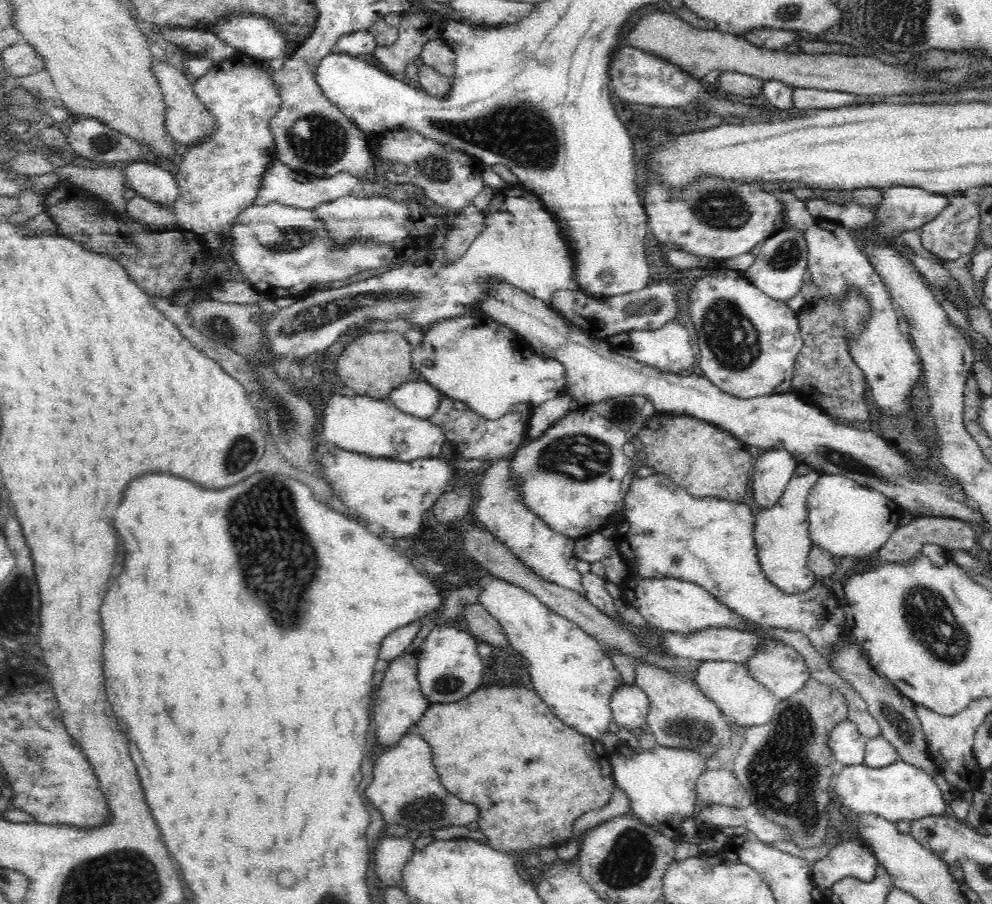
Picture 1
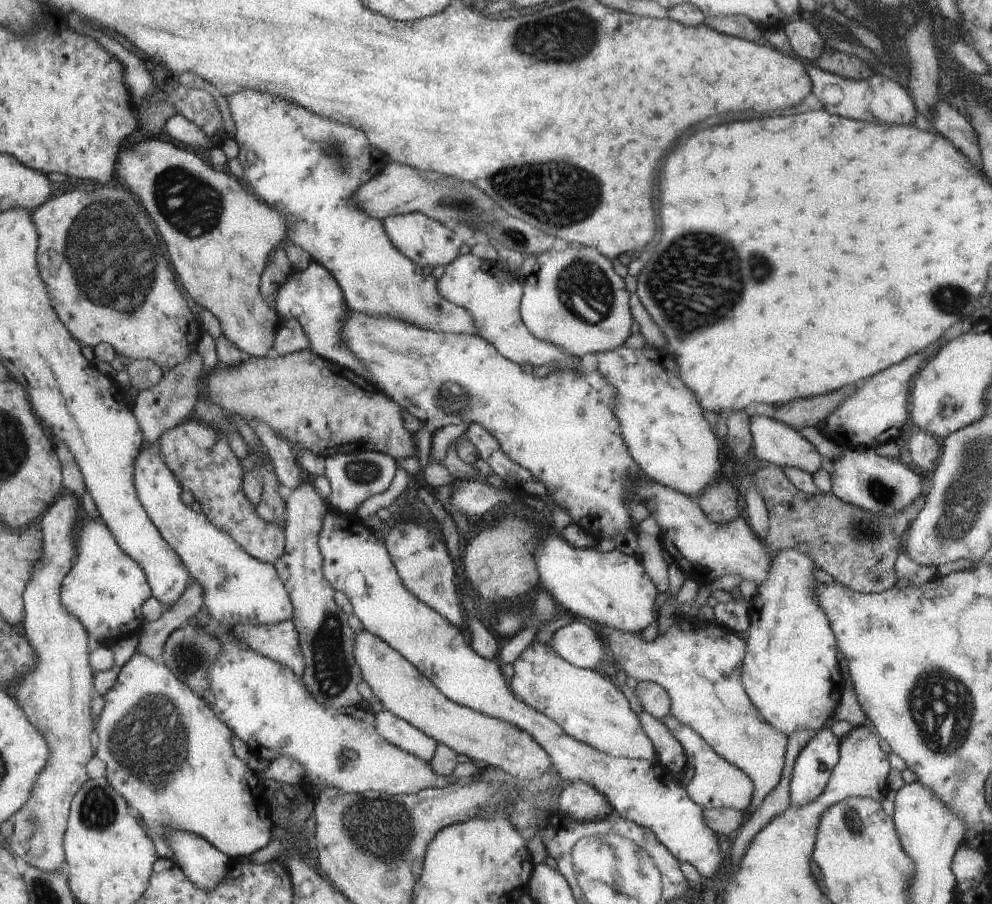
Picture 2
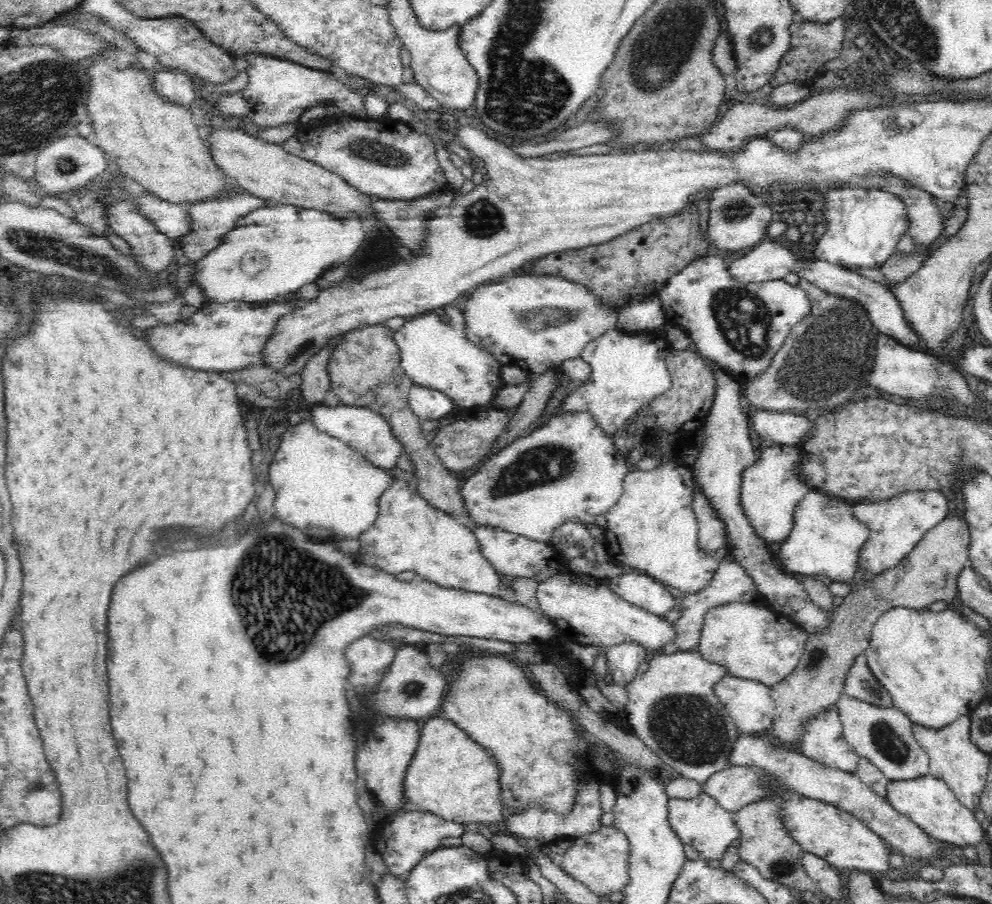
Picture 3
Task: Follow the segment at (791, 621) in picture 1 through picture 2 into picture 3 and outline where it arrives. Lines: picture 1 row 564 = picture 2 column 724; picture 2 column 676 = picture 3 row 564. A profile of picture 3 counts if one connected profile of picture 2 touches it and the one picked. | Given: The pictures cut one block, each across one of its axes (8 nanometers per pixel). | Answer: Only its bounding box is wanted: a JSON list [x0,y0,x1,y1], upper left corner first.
[604,460,729,595]

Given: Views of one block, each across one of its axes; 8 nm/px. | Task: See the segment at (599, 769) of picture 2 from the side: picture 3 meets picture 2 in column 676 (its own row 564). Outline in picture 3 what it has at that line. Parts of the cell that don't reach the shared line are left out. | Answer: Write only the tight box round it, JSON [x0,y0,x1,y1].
[775,488,870,582]

